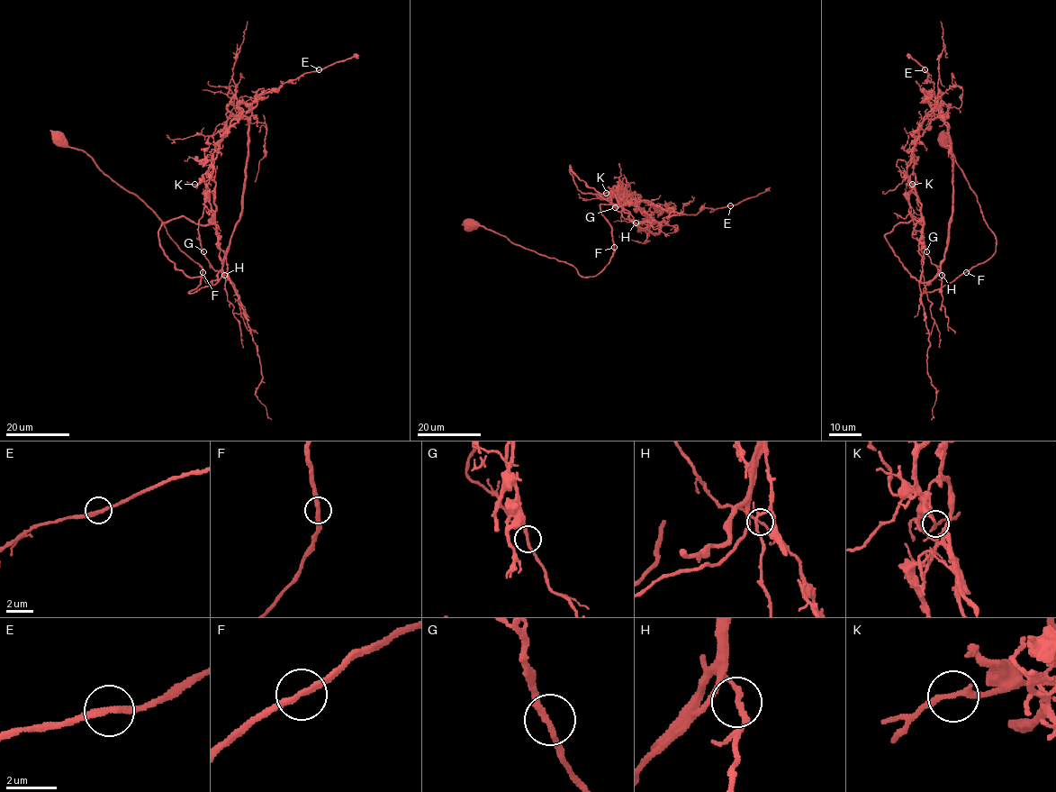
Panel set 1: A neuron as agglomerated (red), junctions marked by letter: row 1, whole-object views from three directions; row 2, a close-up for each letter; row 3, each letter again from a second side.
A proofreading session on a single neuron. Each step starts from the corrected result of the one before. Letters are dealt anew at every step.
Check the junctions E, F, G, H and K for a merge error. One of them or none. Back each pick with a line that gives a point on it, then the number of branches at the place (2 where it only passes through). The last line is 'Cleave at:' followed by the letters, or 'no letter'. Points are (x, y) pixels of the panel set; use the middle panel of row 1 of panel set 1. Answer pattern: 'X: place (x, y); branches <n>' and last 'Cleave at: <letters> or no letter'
Cleave at: no letter

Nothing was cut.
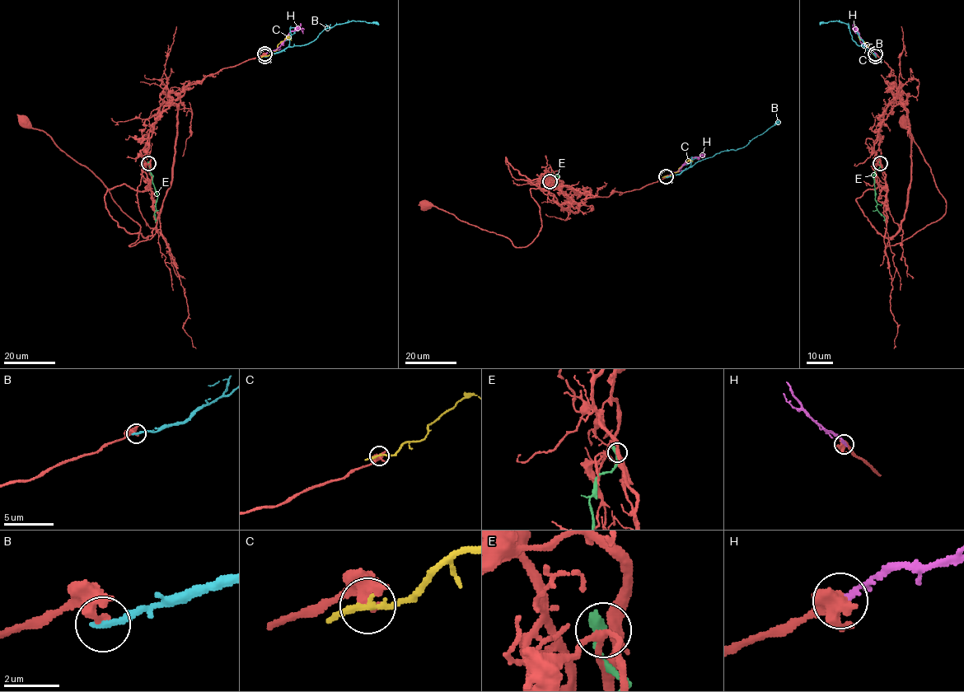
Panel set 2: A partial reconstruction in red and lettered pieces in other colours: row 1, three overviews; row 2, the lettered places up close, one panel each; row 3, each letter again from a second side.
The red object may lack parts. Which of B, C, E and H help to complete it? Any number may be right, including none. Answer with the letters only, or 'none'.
none

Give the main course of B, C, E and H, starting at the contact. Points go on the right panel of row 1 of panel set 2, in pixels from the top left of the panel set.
B: (876, 57), (866, 47), (854, 42), (847, 24), (837, 21), (819, 25)
C: (875, 56), (860, 39)
E: (881, 163), (873, 175), (877, 209), (885, 222)
H: (875, 53), (861, 39), (854, 27), (856, 34)

